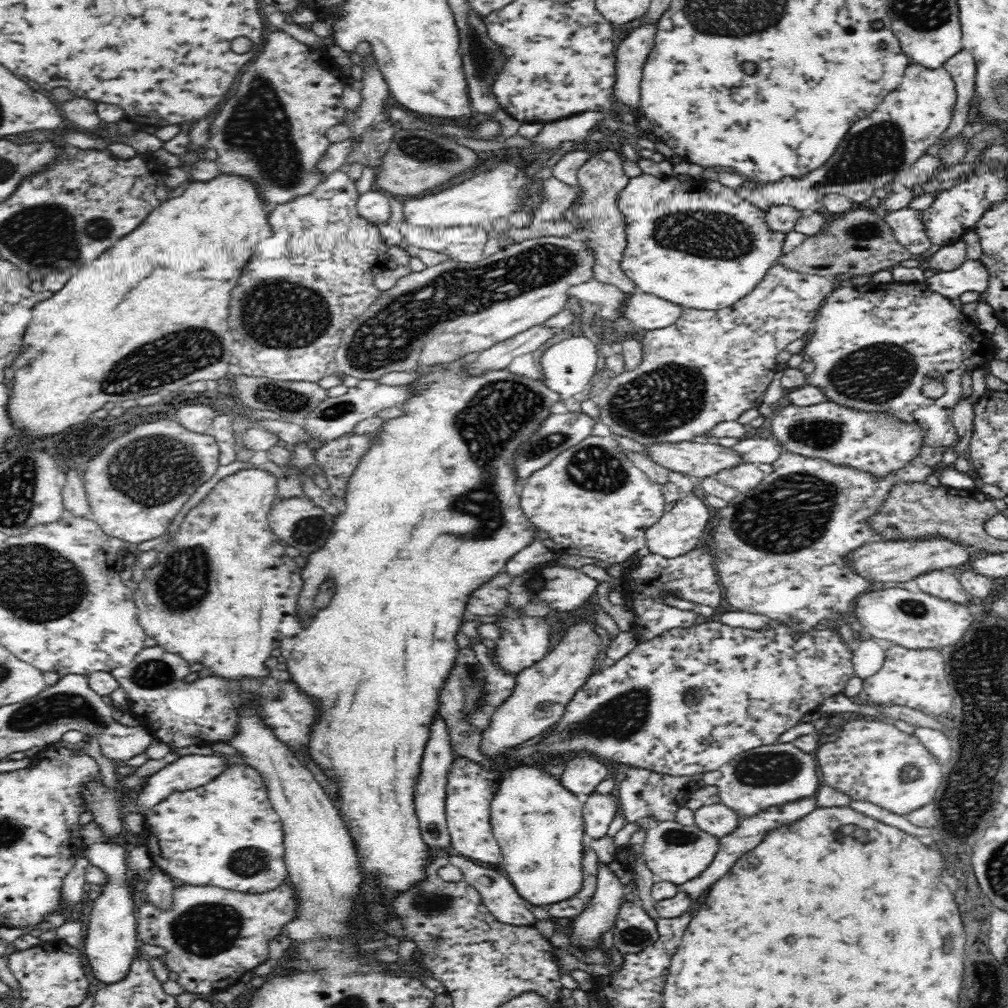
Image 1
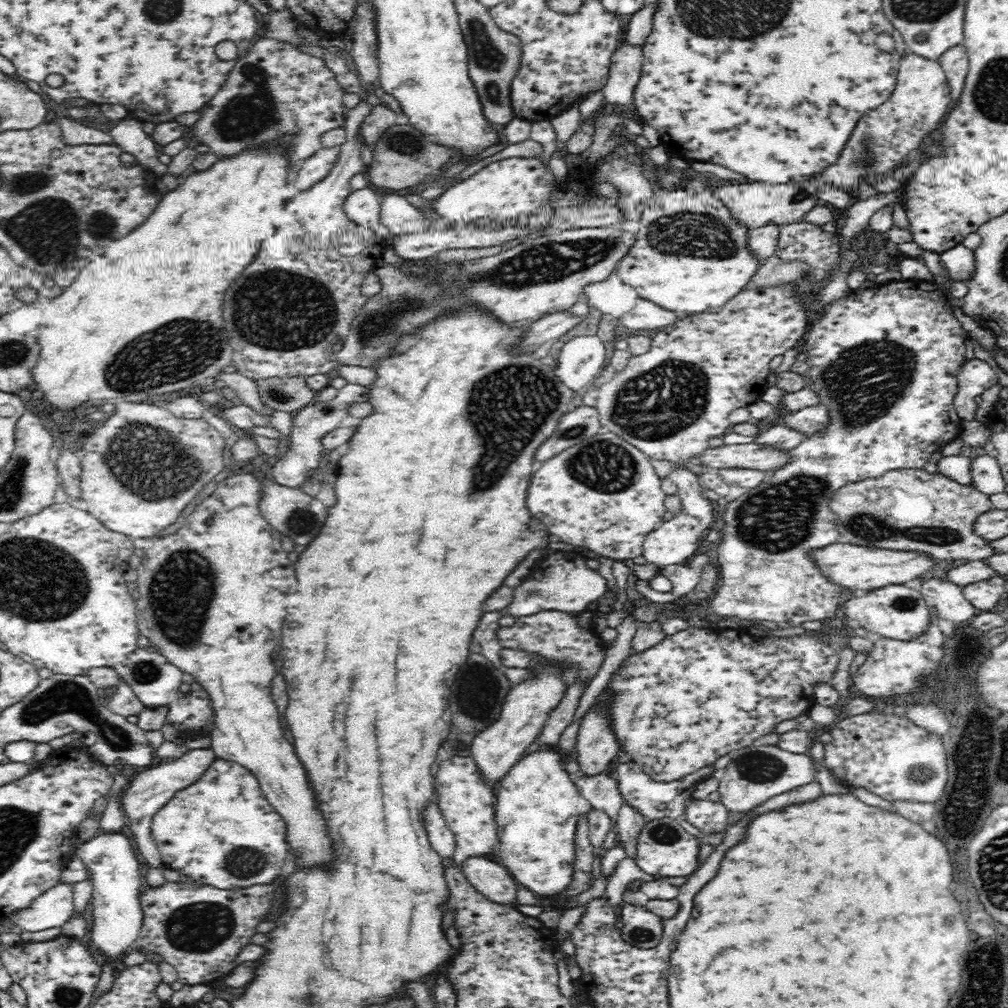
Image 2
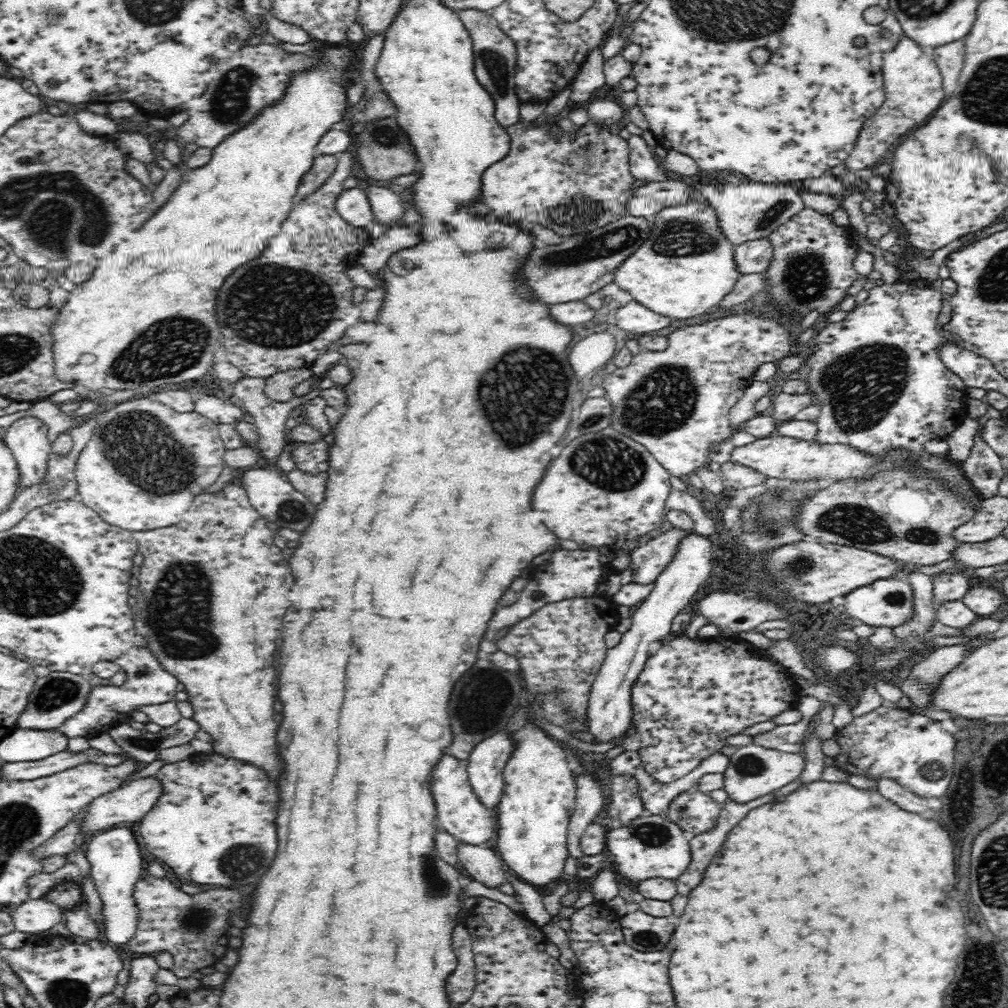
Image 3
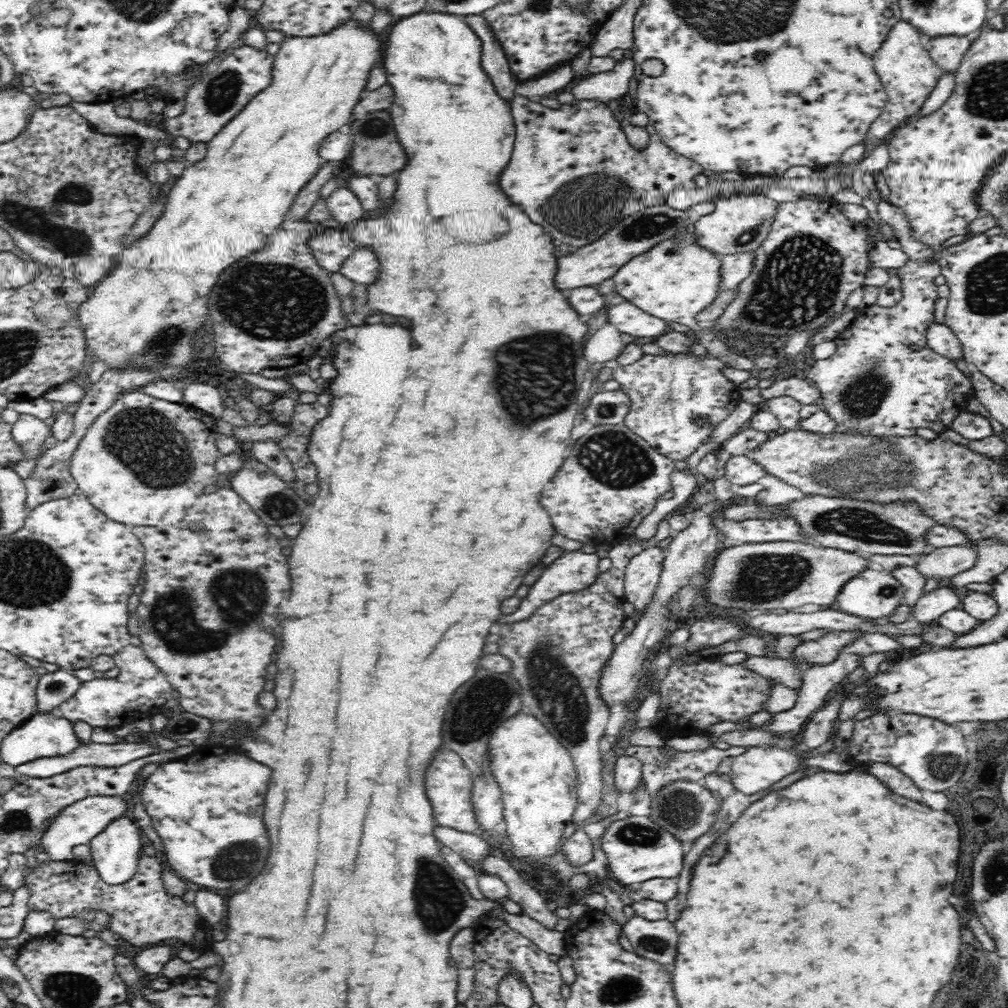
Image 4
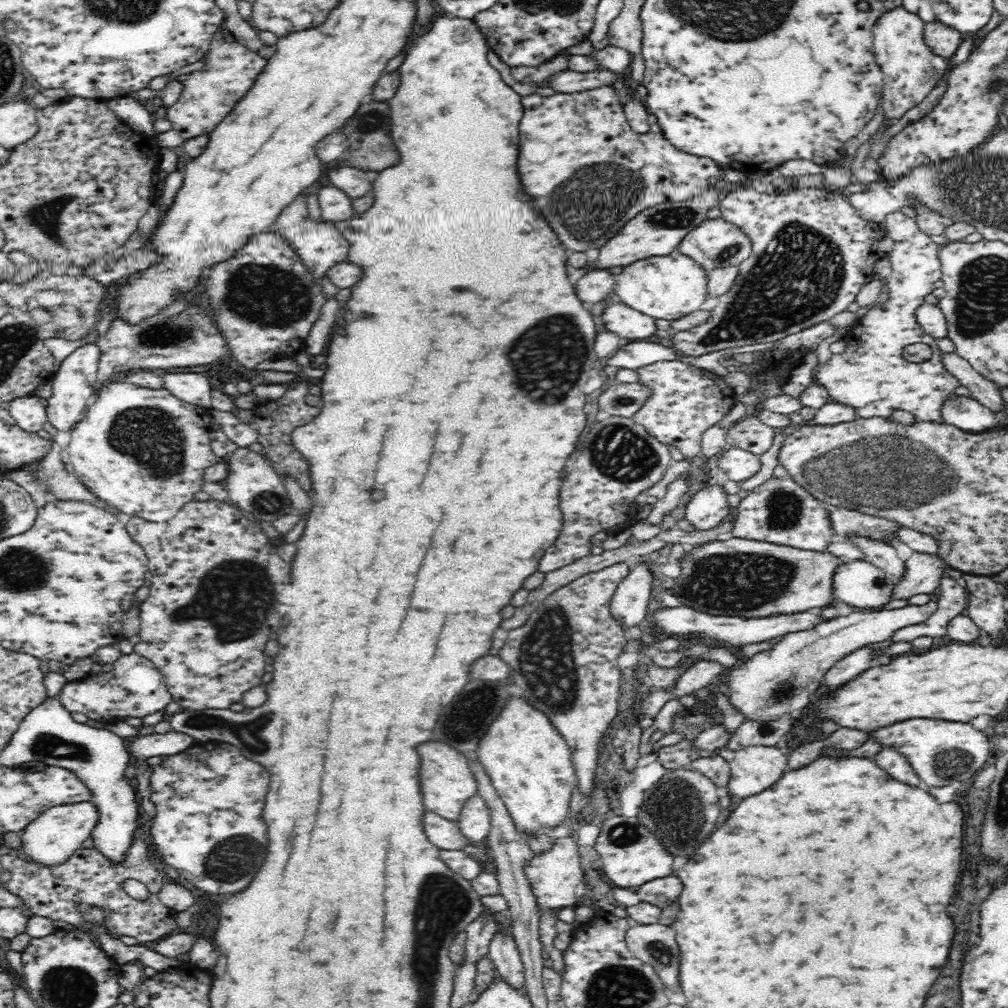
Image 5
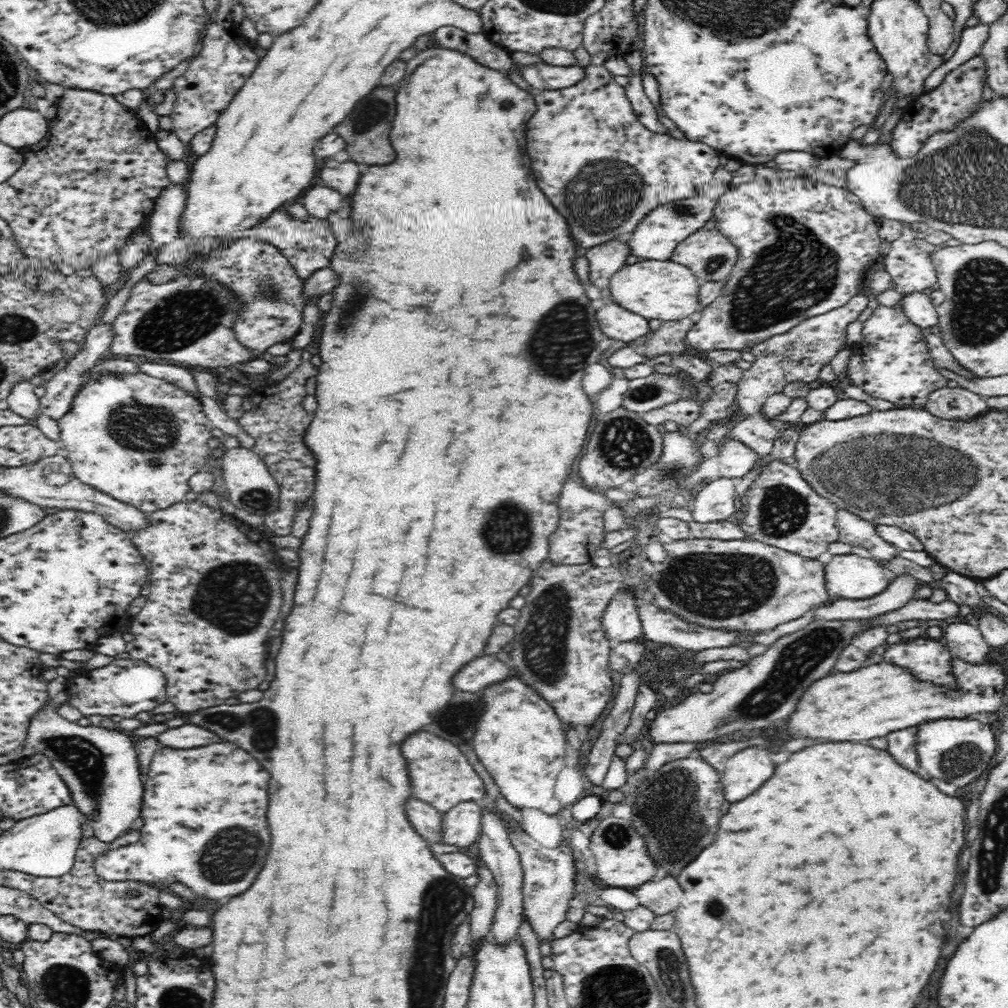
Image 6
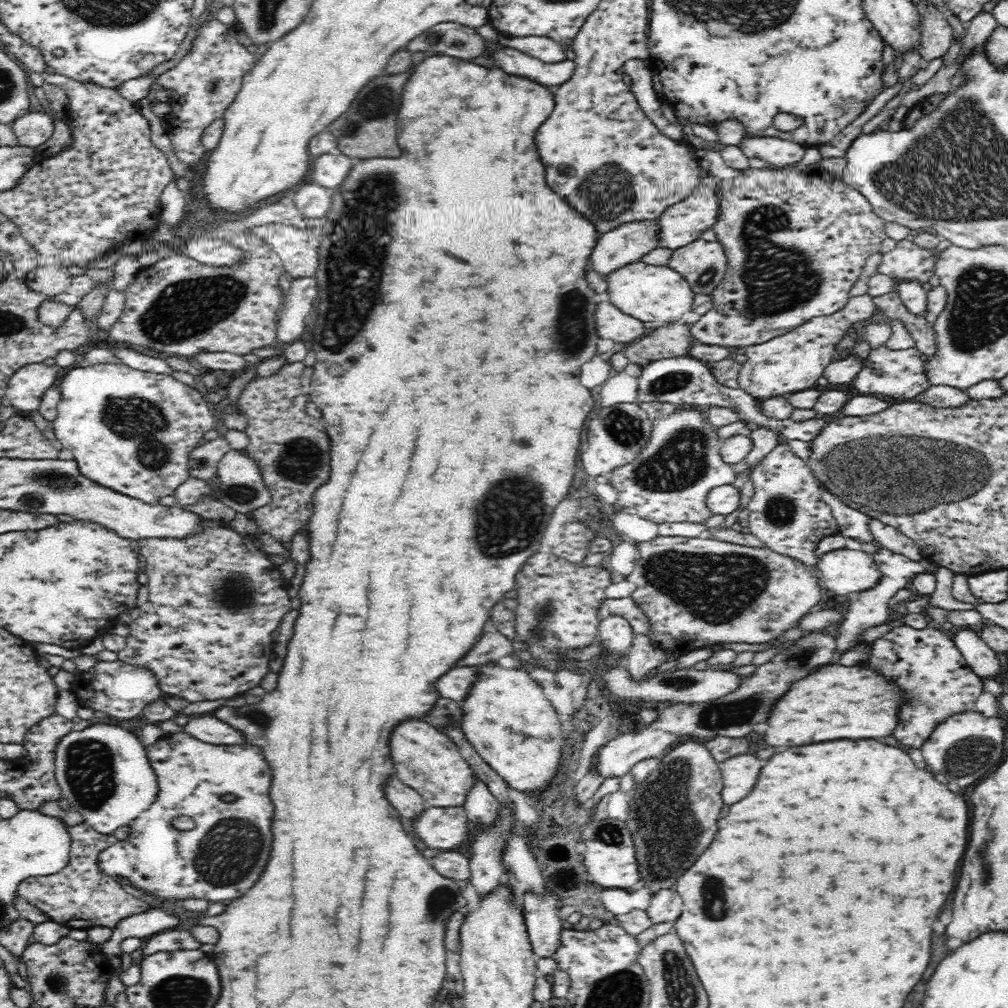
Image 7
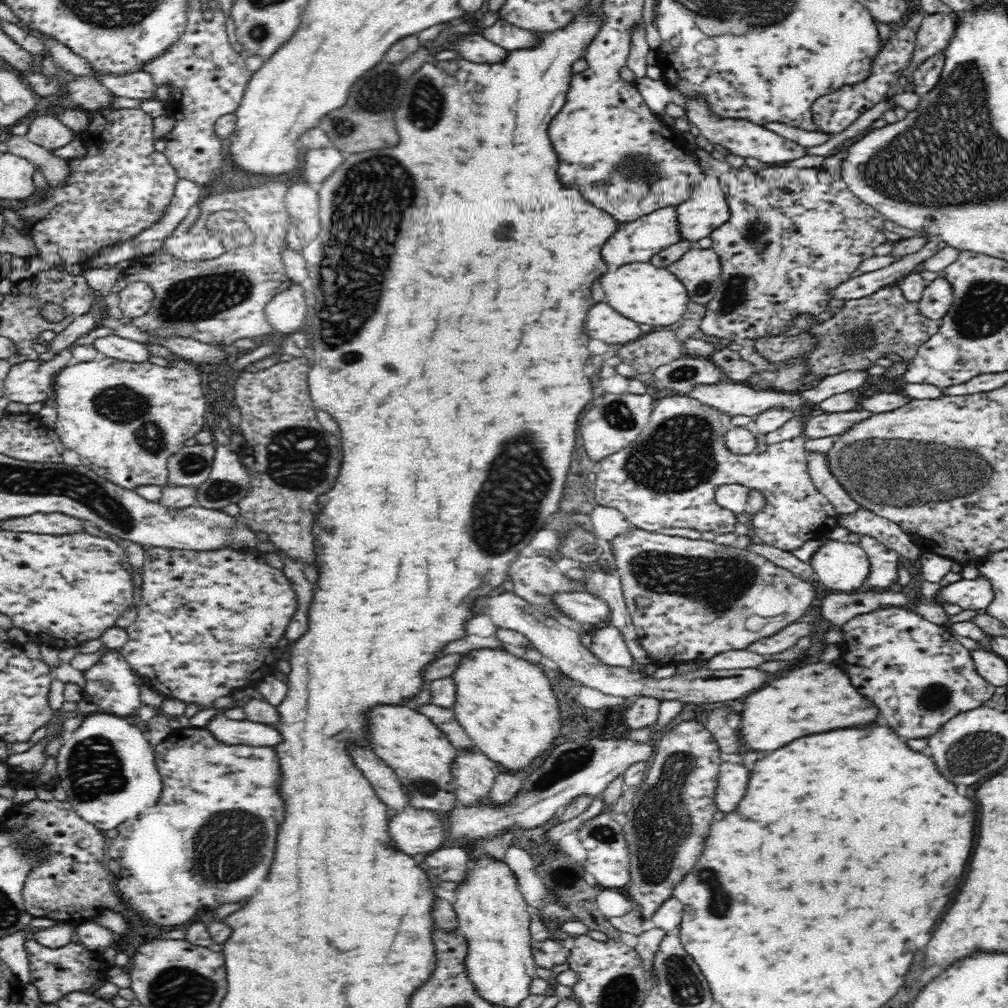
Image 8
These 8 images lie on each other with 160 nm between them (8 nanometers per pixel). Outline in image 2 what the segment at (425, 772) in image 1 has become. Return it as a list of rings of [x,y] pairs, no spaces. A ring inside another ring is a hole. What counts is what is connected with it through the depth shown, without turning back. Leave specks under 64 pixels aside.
[[[435,798],[428,803],[423,817],[431,848],[442,858],[453,858],[456,852],[455,834],[446,825]]]

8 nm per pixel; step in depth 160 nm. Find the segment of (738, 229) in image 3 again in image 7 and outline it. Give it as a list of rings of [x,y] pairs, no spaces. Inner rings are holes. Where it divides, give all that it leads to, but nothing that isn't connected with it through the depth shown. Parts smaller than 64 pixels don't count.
[[[700,238],[673,250],[667,265],[689,282],[695,295],[711,296],[726,274],[726,264],[724,247]]]

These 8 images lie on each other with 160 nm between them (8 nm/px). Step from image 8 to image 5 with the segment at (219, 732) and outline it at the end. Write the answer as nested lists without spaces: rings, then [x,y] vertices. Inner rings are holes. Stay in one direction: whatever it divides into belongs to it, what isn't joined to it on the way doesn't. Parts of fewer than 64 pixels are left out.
[[[171,730],[165,733],[140,735],[127,749],[134,758],[147,760],[150,757],[170,756],[170,754],[184,752],[194,744],[198,742],[189,734]]]

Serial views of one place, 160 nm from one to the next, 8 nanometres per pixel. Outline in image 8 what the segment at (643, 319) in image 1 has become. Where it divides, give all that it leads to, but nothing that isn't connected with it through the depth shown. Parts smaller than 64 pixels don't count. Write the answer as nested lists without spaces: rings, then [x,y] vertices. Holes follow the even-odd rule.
[[[604,302],[590,308],[586,318],[586,334],[609,345],[623,345],[644,335],[637,322],[618,314]]]

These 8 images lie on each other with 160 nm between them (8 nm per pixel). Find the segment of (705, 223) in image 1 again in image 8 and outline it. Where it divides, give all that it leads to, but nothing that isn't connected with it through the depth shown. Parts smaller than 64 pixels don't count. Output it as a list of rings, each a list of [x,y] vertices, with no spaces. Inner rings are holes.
[[[633,262],[606,272],[602,278],[606,303],[622,316],[630,317],[638,324],[663,327],[679,324],[689,303],[688,291],[682,281],[667,268],[658,268],[651,262]]]

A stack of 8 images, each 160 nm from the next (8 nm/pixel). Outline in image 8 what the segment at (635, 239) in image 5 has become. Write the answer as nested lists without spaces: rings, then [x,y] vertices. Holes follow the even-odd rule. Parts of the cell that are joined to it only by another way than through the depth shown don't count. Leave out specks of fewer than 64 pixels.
[[[706,174],[687,200],[677,206],[677,220],[683,240],[696,242],[711,236],[729,218],[730,207],[718,178]]]

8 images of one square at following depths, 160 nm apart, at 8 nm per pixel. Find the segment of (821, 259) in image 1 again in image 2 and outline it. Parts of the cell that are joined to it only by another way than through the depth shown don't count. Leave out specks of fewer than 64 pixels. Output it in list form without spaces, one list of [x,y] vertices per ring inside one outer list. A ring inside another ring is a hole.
[[[774,254],[758,264],[754,276],[746,282],[744,289],[792,284],[792,281],[800,278],[806,270],[808,270],[808,265],[804,261],[782,261]]]

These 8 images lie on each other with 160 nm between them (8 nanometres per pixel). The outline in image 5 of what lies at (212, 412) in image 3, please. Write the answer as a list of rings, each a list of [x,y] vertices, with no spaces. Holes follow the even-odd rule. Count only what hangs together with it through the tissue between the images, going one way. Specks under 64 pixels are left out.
[[[176,372],[160,374],[163,386],[178,399],[210,409],[212,407],[211,384],[202,373]]]

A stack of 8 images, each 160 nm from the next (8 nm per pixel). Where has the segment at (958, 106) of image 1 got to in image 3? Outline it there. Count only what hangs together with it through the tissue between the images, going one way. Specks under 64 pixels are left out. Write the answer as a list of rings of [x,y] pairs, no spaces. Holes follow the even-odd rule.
[[[960,39],[948,44],[942,44],[942,46],[930,50],[930,53],[932,53],[934,62],[940,69],[945,94],[950,96],[956,88],[958,77],[964,66],[965,41]]]

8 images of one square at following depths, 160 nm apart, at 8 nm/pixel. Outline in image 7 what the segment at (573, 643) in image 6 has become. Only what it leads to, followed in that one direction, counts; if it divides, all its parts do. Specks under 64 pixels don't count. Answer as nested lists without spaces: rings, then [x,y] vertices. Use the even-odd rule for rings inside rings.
[[[534,553],[516,572],[515,586],[518,606],[515,608],[516,632],[521,642],[529,646],[534,658],[541,660],[539,666],[554,673],[562,669],[579,671],[578,668],[557,664],[558,648],[584,648],[599,645],[598,604],[606,600],[604,590],[612,584],[610,569],[606,566],[582,567],[572,565],[554,553]]]

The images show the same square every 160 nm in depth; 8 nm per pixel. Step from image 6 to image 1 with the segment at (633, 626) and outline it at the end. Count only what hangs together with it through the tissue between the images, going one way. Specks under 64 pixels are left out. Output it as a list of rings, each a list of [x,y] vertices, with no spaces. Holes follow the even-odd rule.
[[[773,265],[769,268],[766,276],[752,288],[752,292],[748,292],[744,298],[737,300],[726,308],[720,310],[698,310],[685,308],[681,312],[680,318],[670,326],[657,328],[656,330],[645,331],[641,338],[643,357],[636,369],[623,371],[617,378],[612,378],[607,383],[607,387],[598,395],[598,419],[604,425],[610,427],[612,435],[618,437],[628,437],[637,443],[649,447],[658,443],[686,443],[704,440],[718,424],[722,422],[737,420],[738,416],[746,410],[752,408],[758,409],[764,402],[764,396],[767,392],[769,384],[772,382],[773,376],[777,371],[776,354],[780,354],[790,342],[804,338],[806,334],[810,334],[813,327],[817,310],[820,310],[824,299],[833,291],[831,277],[808,275],[808,273],[798,273],[782,267],[782,265]],[[669,470],[668,480],[678,488],[681,493],[681,498],[675,503],[670,512],[664,512],[662,518],[650,526],[646,531],[646,546],[651,553],[660,555],[667,559],[673,559],[699,546],[703,530],[708,522],[710,513],[708,508],[703,504],[703,501],[695,496],[693,488],[695,487],[696,480],[676,472],[676,470]]]

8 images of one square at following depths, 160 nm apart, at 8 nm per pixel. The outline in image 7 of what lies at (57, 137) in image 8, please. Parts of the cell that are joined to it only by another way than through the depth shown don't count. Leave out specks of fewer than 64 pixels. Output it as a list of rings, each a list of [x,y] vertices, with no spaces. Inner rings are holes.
[[[30,111],[12,122],[11,127],[22,146],[40,146],[54,134],[54,117]]]

